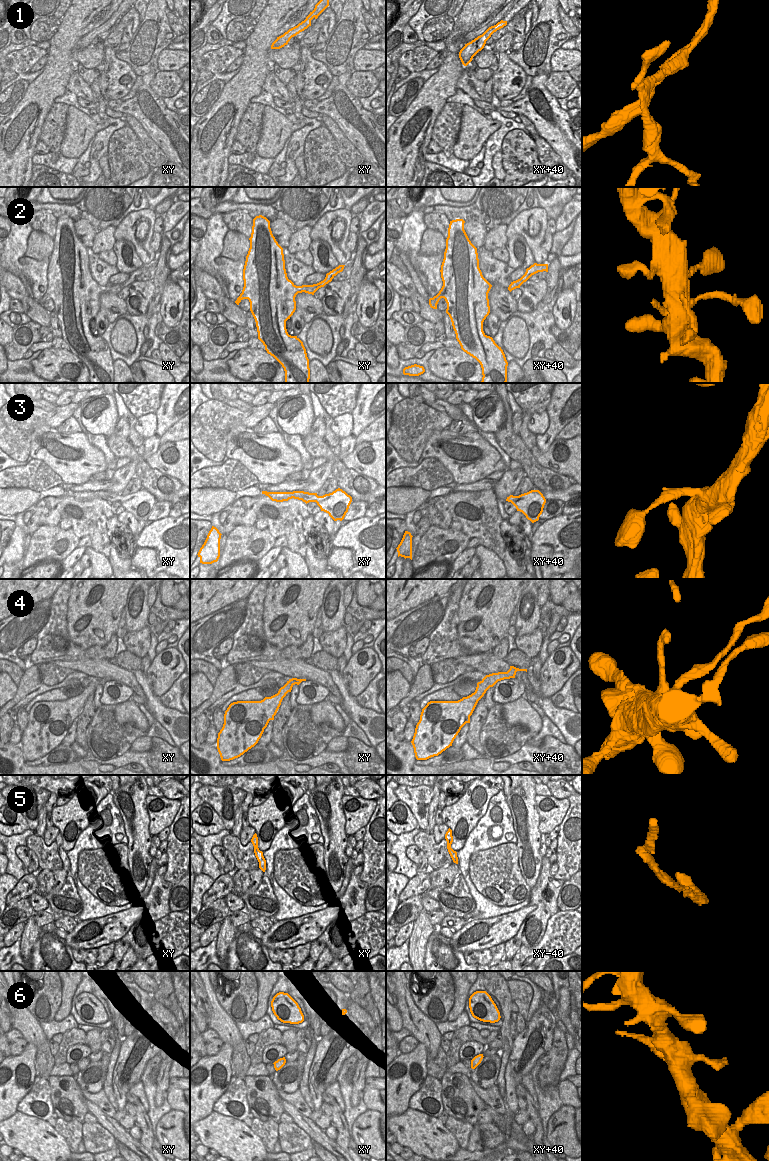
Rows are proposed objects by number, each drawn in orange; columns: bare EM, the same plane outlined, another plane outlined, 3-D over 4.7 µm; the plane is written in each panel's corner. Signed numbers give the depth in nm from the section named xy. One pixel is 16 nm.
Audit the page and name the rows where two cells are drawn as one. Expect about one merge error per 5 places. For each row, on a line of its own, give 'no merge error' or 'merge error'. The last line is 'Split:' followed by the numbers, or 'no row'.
1: merge error
2: no merge error
3: no merge error
4: merge error
5: no merge error
6: no merge error
Split: 1, 4

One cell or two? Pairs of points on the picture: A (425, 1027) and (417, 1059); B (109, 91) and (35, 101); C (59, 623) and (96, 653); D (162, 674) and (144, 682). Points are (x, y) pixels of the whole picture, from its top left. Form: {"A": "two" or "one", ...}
{"A": "two", "B": "two", "C": "one", "D": "two"}

